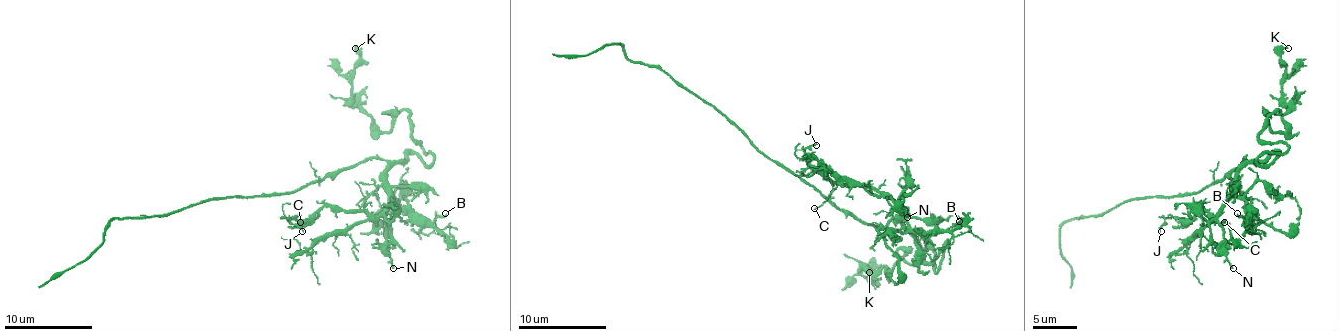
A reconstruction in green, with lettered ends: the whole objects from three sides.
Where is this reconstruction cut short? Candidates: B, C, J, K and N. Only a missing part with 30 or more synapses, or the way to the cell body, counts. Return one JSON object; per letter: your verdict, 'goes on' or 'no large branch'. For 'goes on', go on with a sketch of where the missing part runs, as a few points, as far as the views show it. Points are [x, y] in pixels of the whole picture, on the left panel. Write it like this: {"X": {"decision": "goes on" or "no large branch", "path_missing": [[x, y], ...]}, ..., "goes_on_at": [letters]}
{"B": {"decision": "no large branch"}, "C": {"decision": "no large branch"}, "J": {"decision": "no large branch"}, "K": {"decision": "no large branch"}, "N": {"decision": "no large branch"}, "goes_on_at": []}

